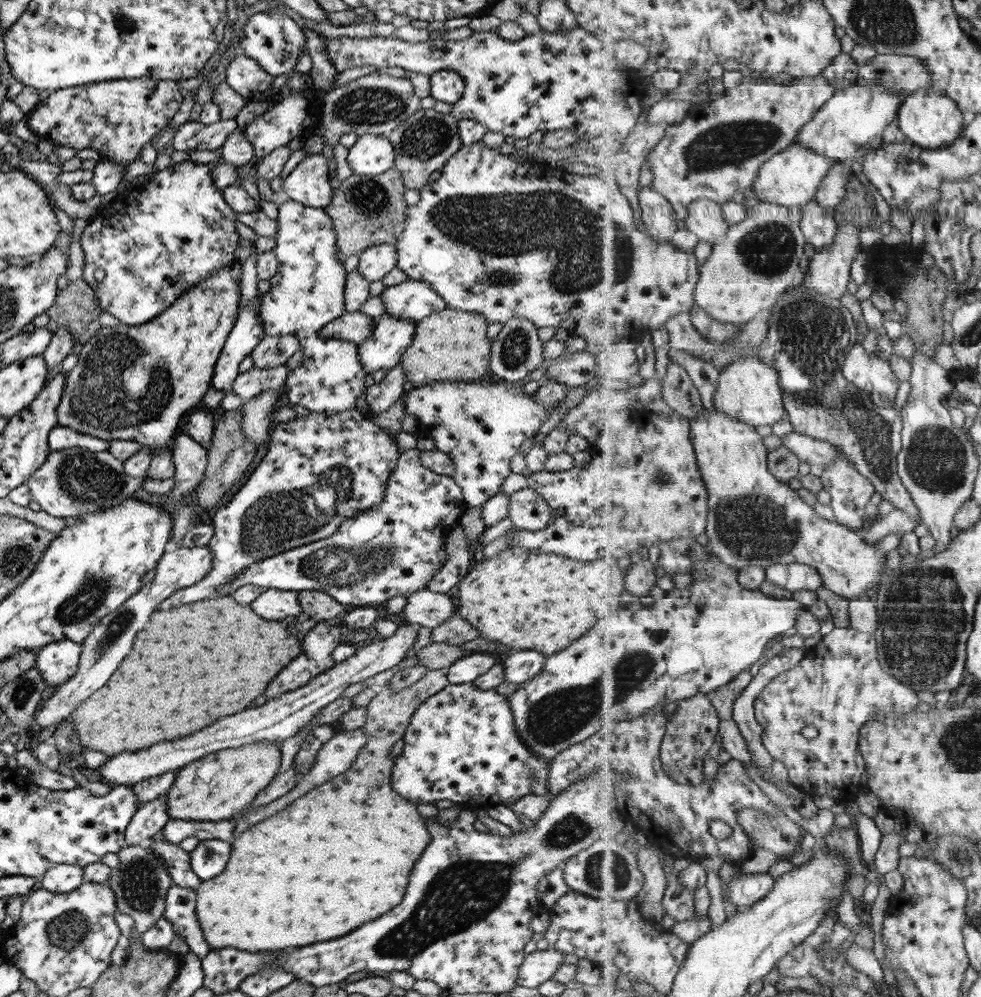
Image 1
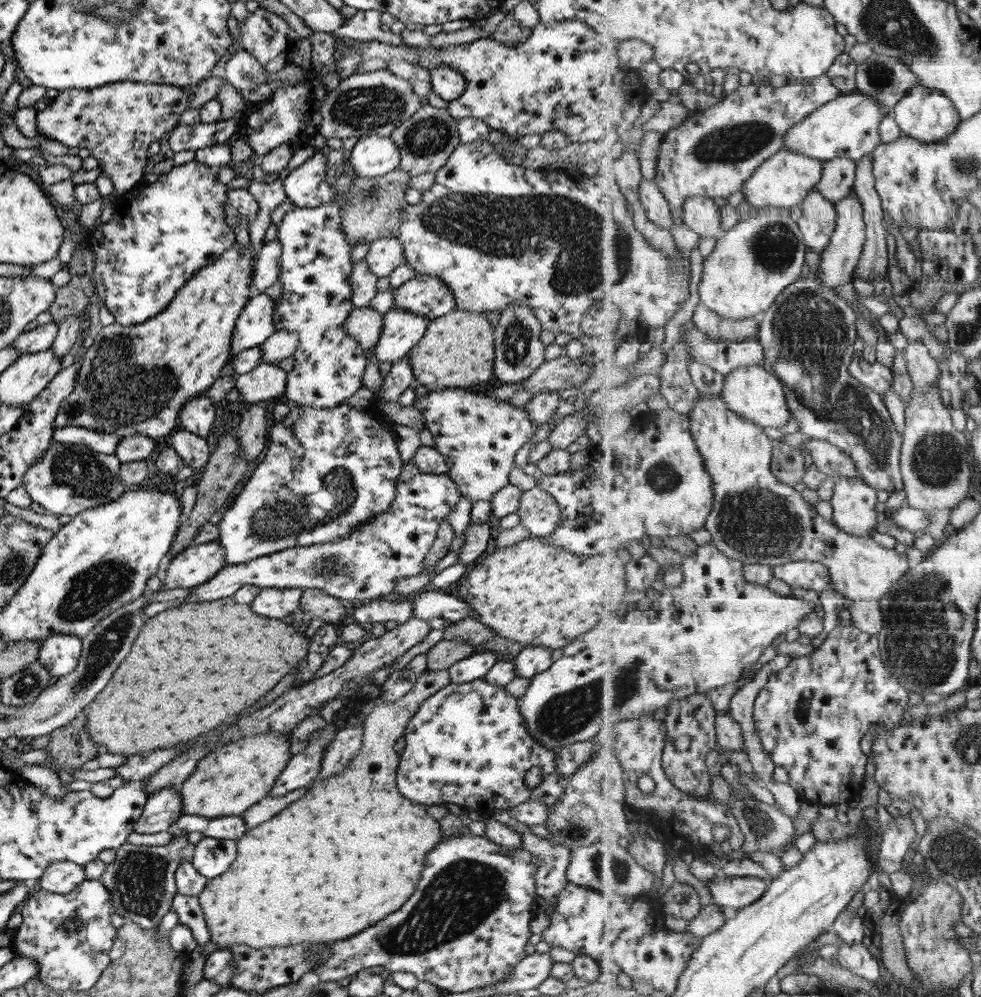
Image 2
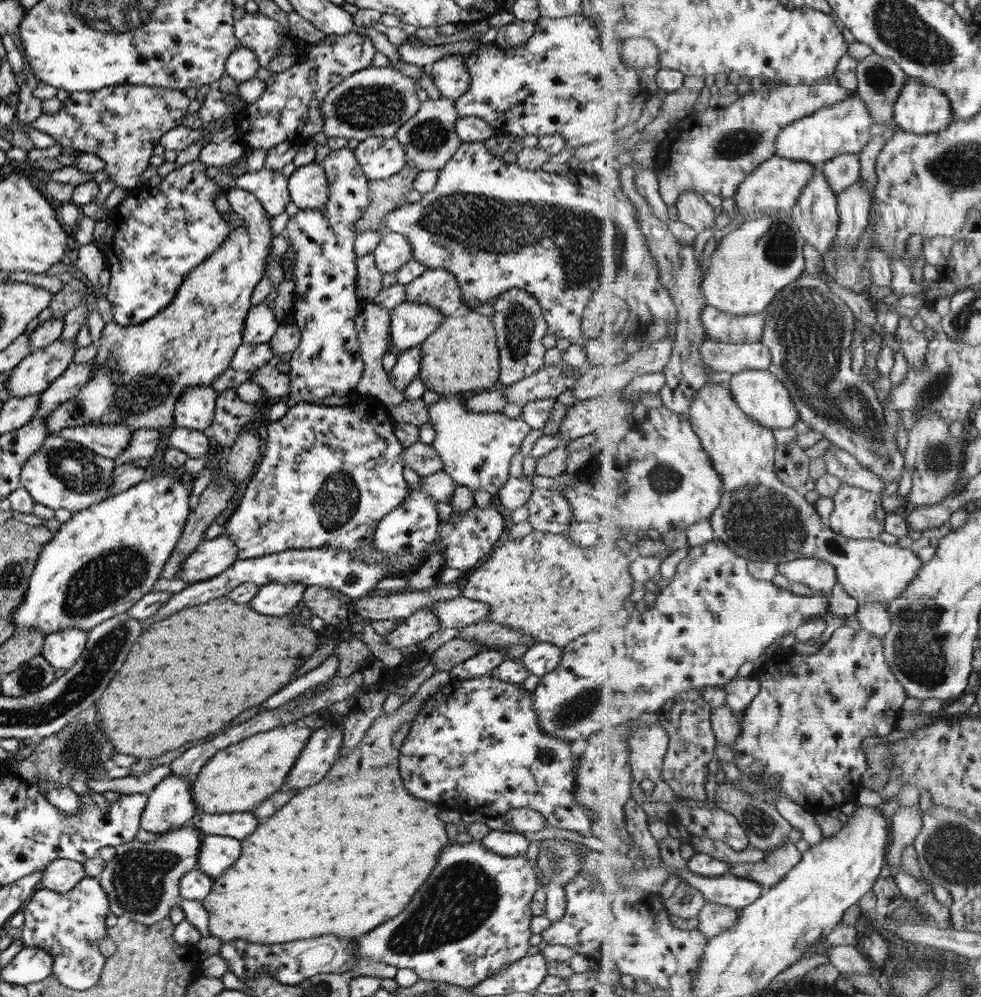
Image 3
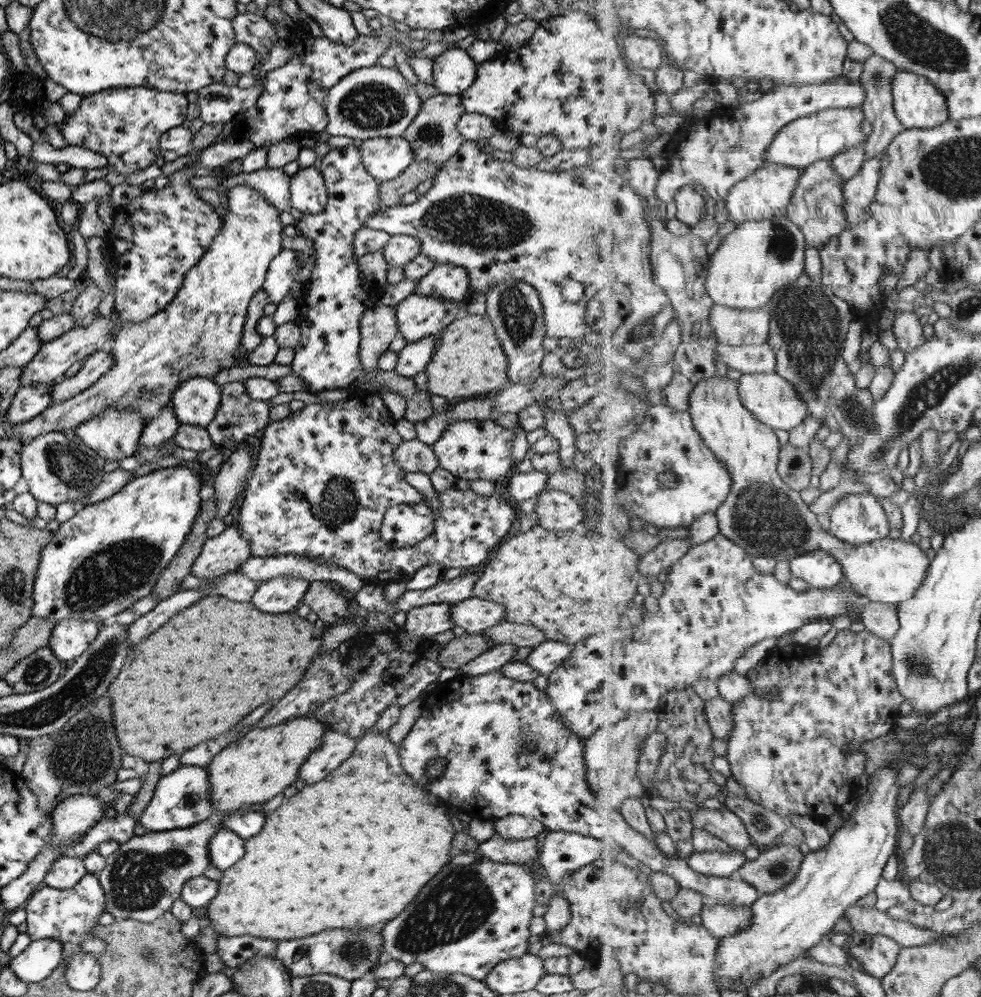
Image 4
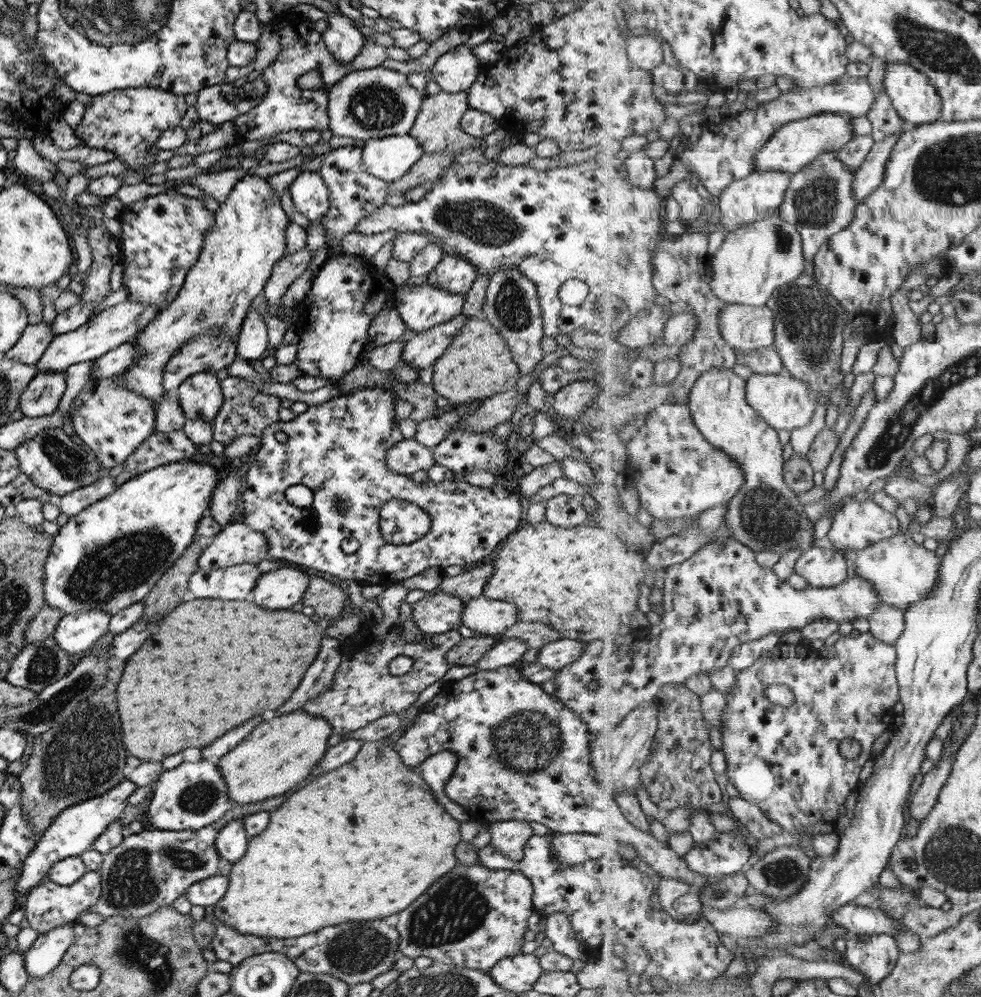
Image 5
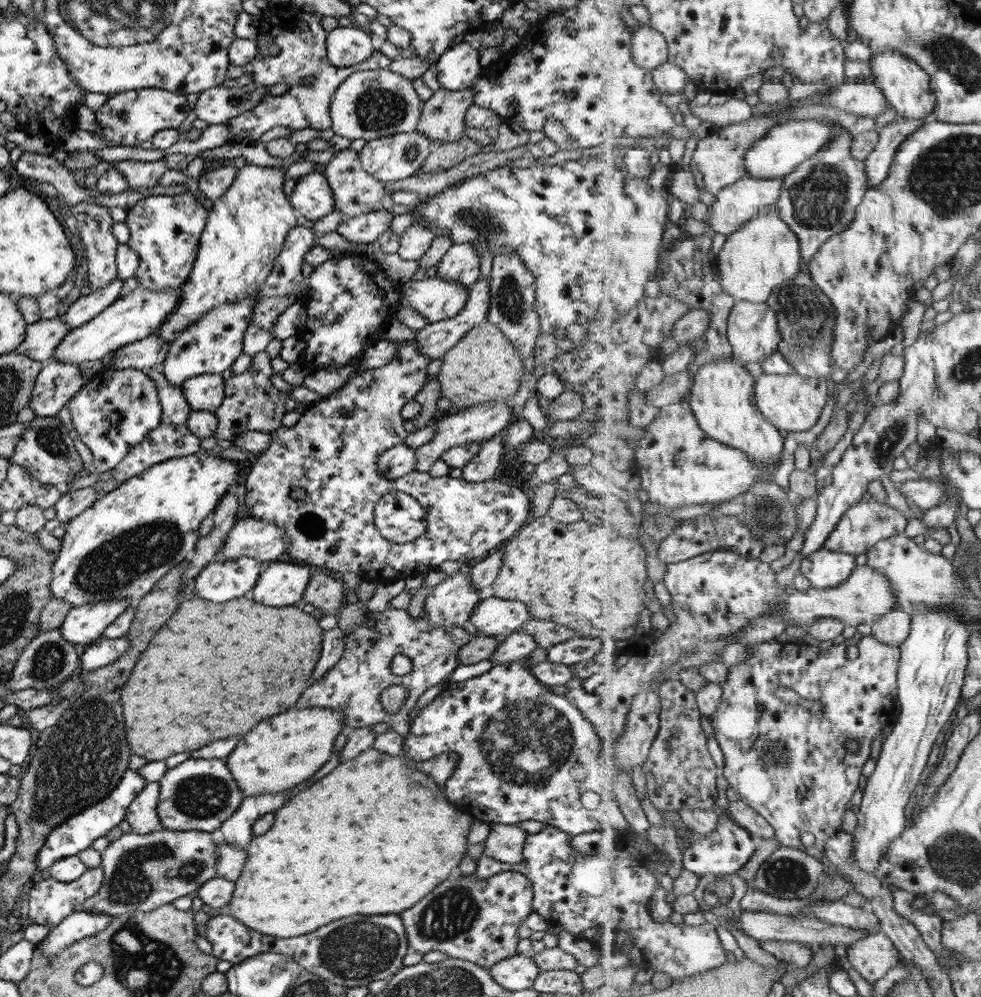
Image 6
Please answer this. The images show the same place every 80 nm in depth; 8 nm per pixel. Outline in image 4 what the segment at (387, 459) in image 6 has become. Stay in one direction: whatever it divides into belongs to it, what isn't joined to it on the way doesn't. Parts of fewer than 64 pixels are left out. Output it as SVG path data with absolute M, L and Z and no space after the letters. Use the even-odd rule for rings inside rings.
M417 439L401 441L392 454L395 464L405 472L423 472L429 474L438 467L435 453L429 445Z

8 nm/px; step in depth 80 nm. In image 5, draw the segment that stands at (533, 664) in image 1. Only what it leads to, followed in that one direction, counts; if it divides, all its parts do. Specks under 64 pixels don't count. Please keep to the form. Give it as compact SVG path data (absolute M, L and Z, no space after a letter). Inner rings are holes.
M559 639L544 644L538 649L535 663L545 668L561 668L579 658L585 642L569 639Z

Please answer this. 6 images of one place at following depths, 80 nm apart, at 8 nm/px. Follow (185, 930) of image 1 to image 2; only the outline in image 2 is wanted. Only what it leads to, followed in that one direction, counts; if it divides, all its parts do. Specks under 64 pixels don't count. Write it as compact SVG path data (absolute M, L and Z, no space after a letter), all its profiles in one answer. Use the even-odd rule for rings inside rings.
M176 892L173 895L169 911L177 915L178 924L186 926L191 931L198 950L210 941L202 910L196 896Z

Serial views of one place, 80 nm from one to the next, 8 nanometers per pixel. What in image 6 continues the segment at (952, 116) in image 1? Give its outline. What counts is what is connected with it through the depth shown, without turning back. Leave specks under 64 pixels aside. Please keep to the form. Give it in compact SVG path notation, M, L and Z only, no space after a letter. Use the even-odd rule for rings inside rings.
M898 50L877 52L870 62L874 83L882 89L892 108L905 118L929 118L935 111L938 97L931 87L930 74L907 55Z

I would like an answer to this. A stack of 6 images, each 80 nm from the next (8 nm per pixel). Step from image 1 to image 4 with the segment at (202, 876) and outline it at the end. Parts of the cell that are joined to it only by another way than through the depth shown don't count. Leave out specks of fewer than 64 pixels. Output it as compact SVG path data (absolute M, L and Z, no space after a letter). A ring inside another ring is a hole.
M218 830L210 836L207 850L210 865L224 871L243 856L244 840L230 830Z

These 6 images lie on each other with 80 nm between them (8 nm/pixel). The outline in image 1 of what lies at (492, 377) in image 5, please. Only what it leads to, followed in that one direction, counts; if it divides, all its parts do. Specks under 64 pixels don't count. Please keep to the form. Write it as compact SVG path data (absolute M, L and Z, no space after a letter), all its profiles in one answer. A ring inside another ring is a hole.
M443 309L416 321L414 331L412 332L411 344L405 348L405 352L403 352L398 362L406 376L406 381L410 382L412 386L420 387L435 381L461 382L483 378L485 368L487 368L489 362L492 344L485 337L485 328L486 320L483 315L457 309Z

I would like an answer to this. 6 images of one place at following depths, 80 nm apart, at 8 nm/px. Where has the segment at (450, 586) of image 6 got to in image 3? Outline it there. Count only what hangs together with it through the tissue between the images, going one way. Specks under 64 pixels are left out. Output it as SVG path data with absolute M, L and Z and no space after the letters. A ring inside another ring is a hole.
M423 608L415 611L390 632L384 634L382 640L397 650L411 644L417 645L440 628L438 622L431 609Z

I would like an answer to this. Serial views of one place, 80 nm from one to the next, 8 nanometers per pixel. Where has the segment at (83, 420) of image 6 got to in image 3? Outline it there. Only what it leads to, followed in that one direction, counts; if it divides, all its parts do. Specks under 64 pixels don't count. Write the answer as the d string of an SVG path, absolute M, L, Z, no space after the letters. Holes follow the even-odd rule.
M89 424L79 425L72 429L63 428L57 435L65 440L69 440L71 443L90 448L93 452L105 458L114 459L127 446L132 432L133 430L126 424Z

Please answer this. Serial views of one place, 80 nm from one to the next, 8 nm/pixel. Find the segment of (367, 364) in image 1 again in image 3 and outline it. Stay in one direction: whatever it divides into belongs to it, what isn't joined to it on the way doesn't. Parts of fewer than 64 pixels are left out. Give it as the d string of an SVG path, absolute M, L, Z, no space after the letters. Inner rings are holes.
M403 301L389 311L389 352L397 354L417 347L442 323L443 315L432 306Z

